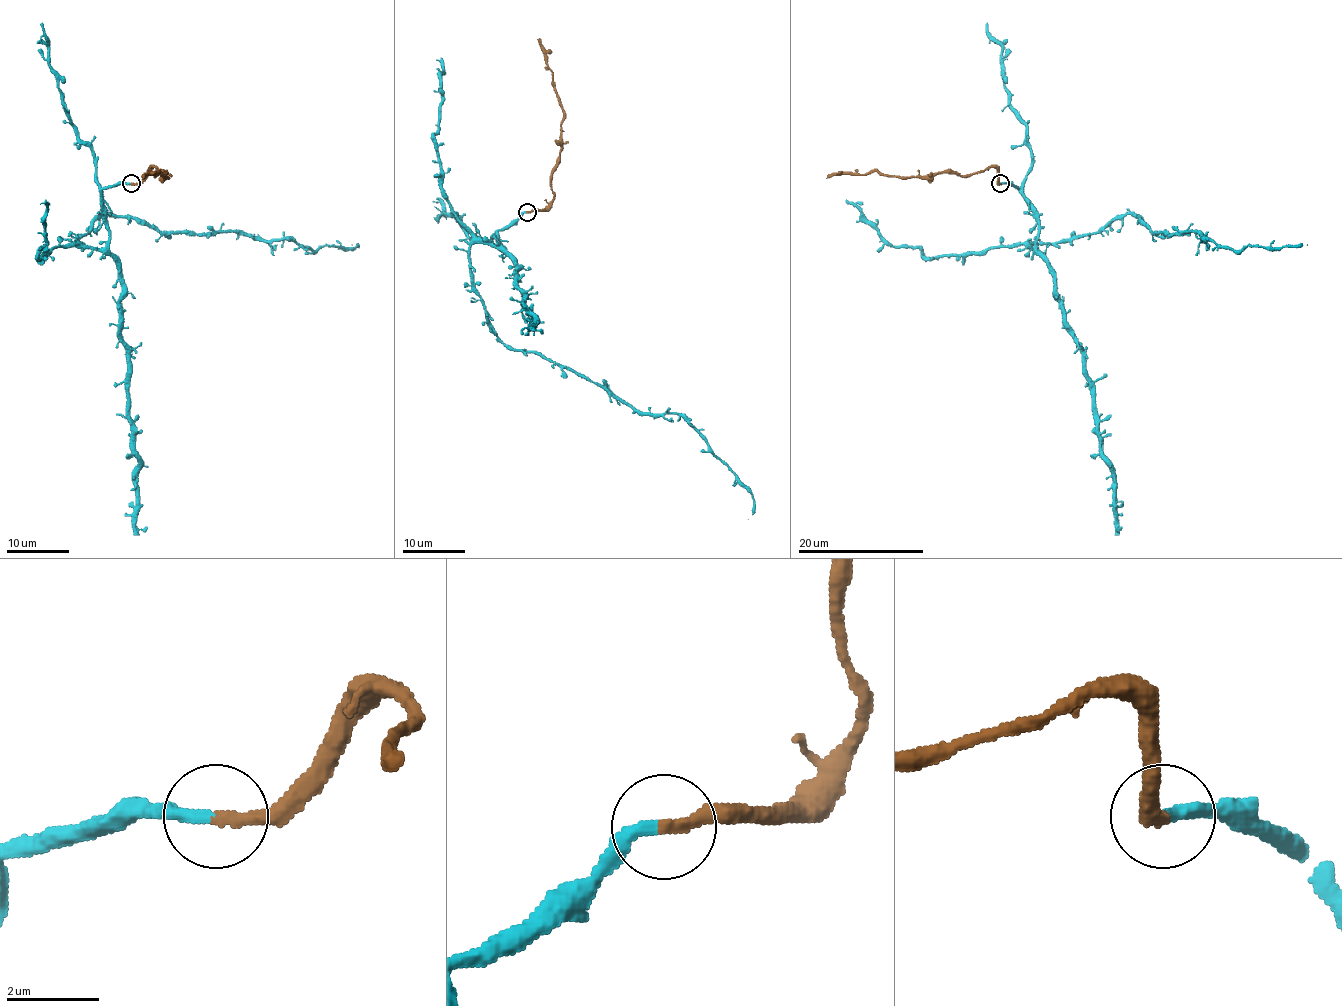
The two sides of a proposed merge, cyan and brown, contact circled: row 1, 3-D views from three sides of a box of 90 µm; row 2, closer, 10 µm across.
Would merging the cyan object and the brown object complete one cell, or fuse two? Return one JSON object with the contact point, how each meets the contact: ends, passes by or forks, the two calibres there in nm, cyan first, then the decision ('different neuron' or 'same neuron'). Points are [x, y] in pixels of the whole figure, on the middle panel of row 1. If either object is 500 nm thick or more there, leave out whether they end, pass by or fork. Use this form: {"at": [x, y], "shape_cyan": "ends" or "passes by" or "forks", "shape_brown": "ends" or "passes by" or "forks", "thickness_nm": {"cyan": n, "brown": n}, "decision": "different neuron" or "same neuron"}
{"at": [527, 212], "shape_cyan": "ends", "shape_brown": "ends", "thickness_nm": {"cyan": 280, "brown": 280}, "decision": "same neuron"}

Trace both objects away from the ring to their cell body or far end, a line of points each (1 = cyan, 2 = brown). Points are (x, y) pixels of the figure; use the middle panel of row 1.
1: (527, 211), (497, 230), (504, 251), (469, 251), (493, 332), (636, 409), (678, 414), (752, 496), (747, 519)
2: (527, 211), (541, 211), (552, 199), (551, 171), (559, 158), (563, 116), (546, 50), (537, 39)

